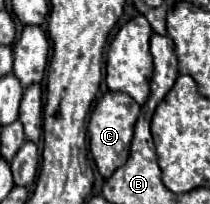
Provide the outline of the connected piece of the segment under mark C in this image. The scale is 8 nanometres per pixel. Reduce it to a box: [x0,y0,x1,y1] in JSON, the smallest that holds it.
[89,92,139,180]

